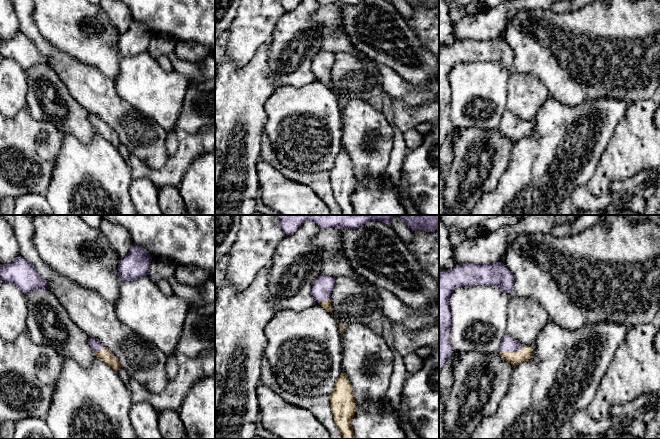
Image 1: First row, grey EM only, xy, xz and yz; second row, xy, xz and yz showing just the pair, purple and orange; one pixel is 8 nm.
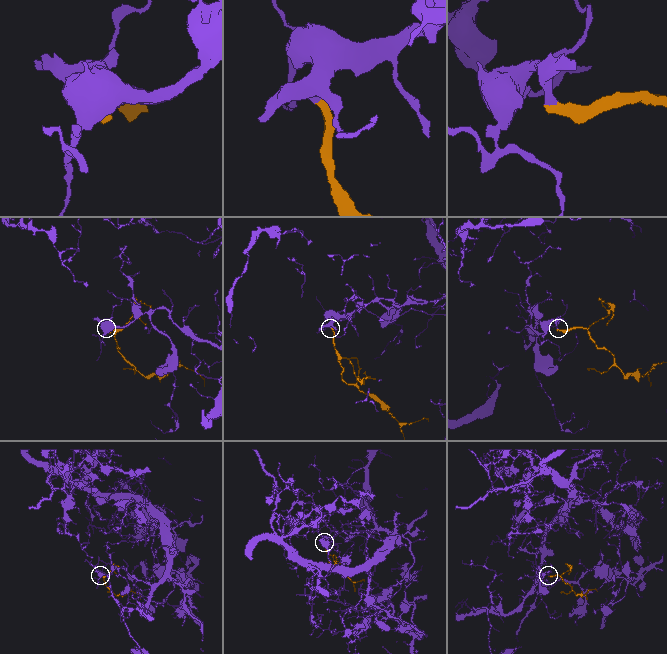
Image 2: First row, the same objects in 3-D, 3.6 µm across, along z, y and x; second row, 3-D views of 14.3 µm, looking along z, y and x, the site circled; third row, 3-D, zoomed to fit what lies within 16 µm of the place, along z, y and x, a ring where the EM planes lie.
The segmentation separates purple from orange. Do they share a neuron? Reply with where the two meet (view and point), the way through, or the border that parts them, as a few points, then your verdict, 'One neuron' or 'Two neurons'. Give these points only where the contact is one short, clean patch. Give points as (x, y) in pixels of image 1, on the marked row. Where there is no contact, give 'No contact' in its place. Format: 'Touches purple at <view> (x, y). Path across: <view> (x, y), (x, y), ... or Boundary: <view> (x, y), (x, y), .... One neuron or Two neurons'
Touches purple at yz (512, 350). Path across: yz (508, 343), (512, 350), (517, 357). One neuron

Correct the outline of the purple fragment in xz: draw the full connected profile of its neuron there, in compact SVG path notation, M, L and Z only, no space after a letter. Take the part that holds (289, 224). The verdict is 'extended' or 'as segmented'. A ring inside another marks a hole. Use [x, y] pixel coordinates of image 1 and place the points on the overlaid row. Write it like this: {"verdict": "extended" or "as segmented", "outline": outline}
{"verdict": "as segmented", "outline": "M277 215L286 236L293 234L306 221L311 220L321 228L357 228L368 221L381 221L390 225L393 215Z"}

